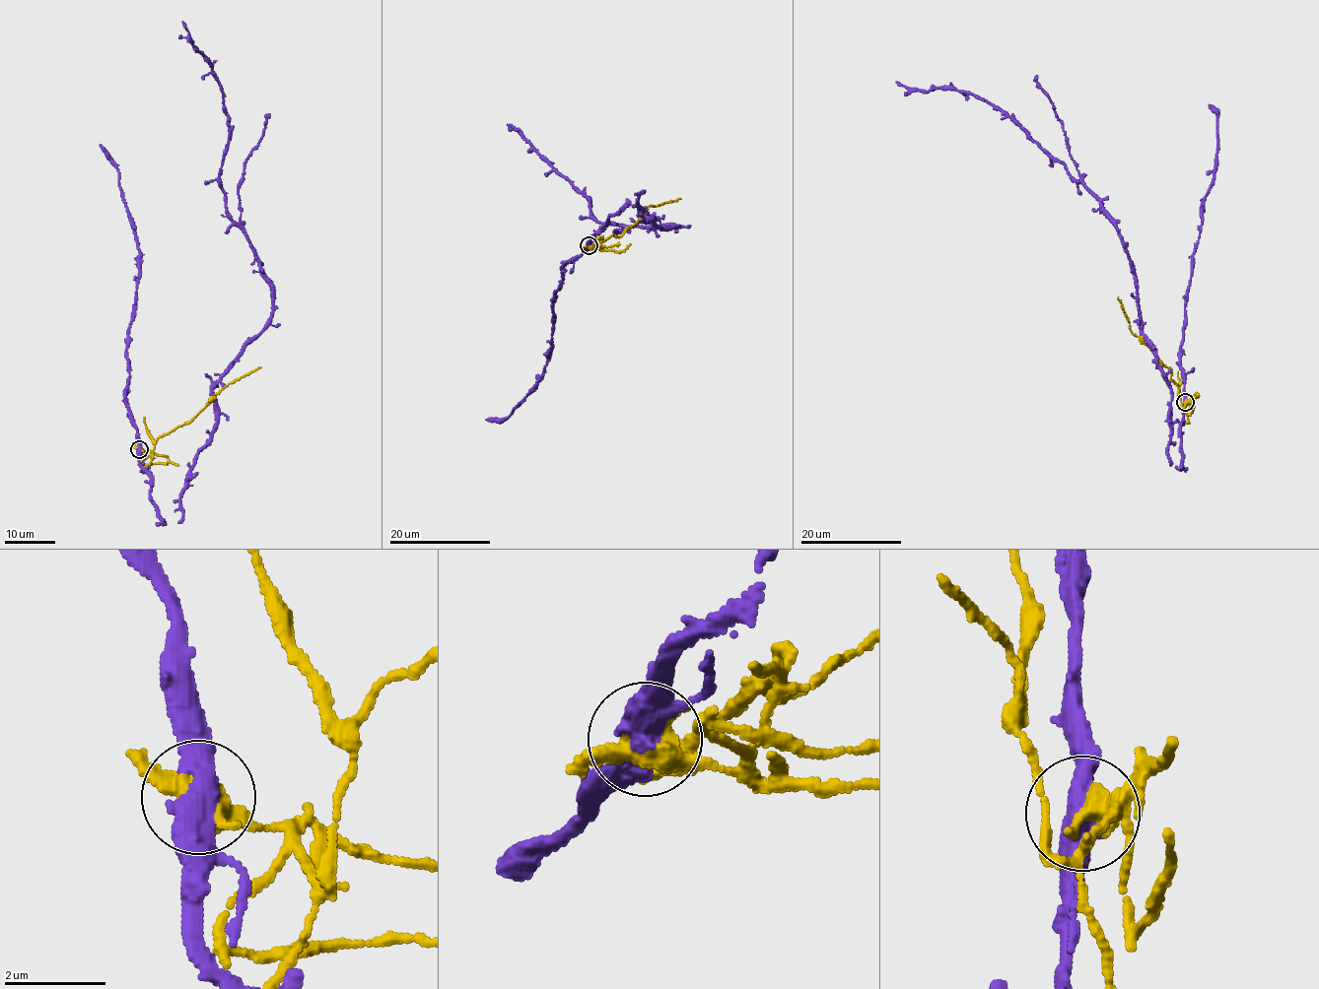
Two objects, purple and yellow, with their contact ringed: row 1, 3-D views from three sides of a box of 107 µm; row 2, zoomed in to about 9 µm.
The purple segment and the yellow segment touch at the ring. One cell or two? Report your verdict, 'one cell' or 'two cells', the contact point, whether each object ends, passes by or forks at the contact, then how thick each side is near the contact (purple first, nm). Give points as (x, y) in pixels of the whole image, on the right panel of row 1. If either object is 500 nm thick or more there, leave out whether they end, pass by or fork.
two cells; place (1185, 402); calibres 500 and 480 nm

